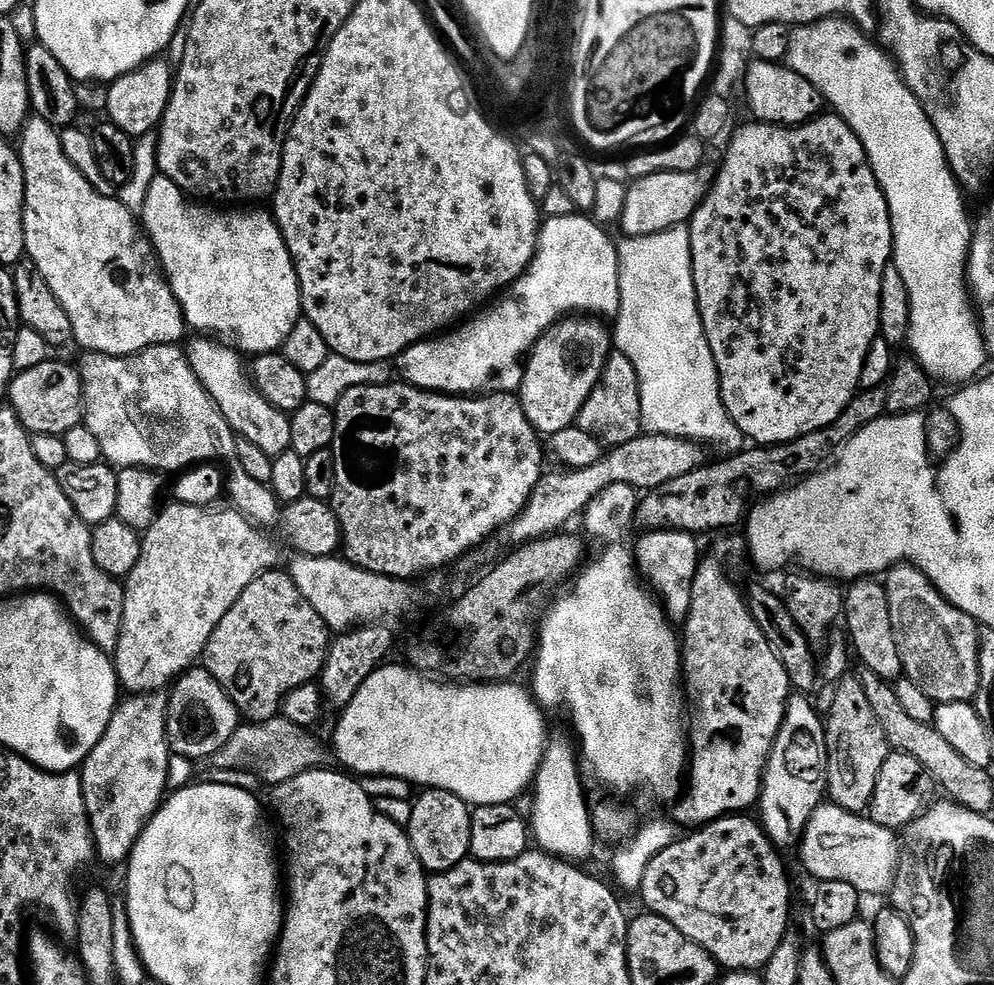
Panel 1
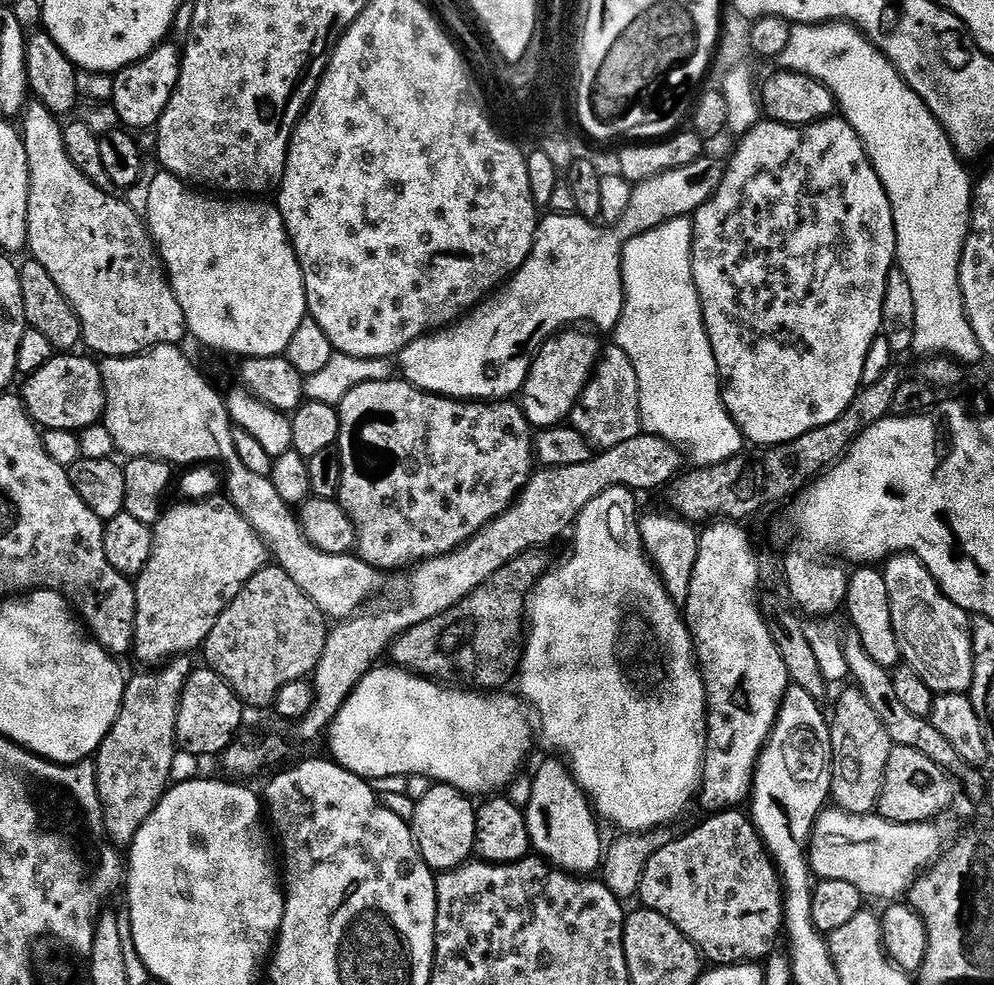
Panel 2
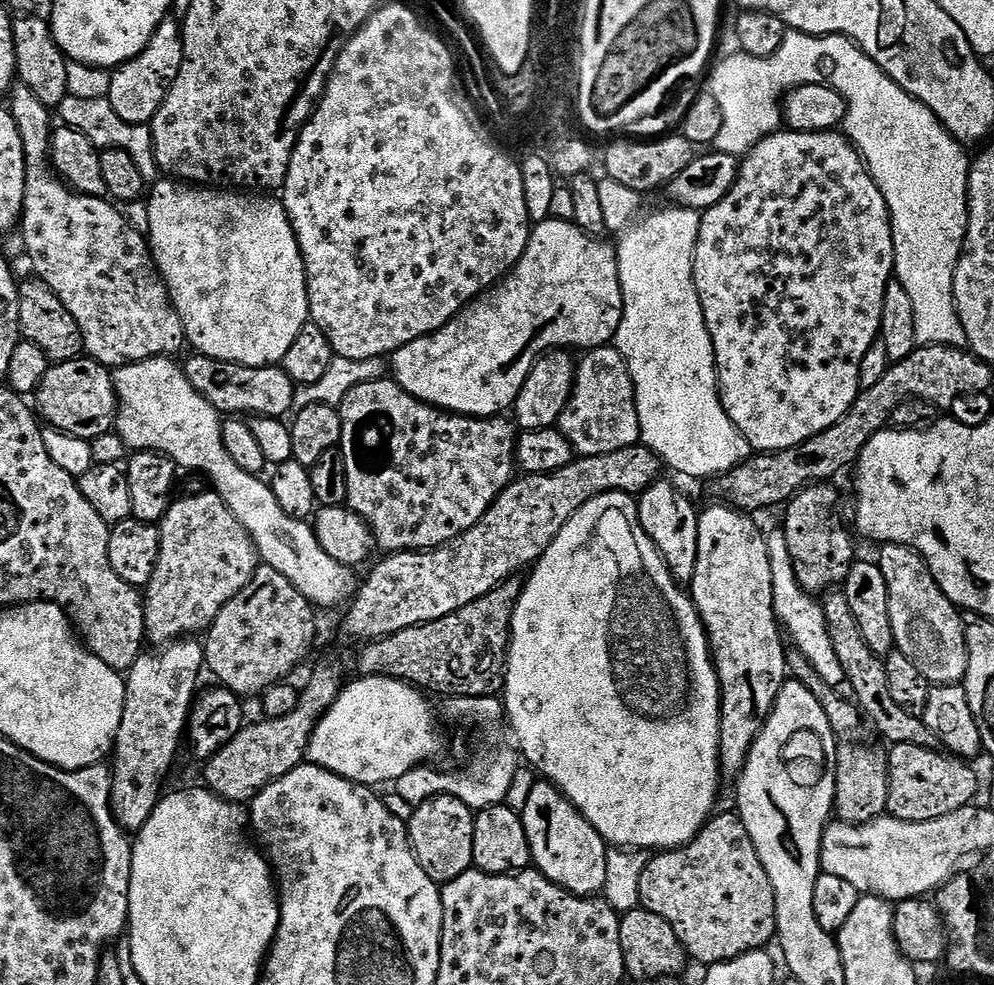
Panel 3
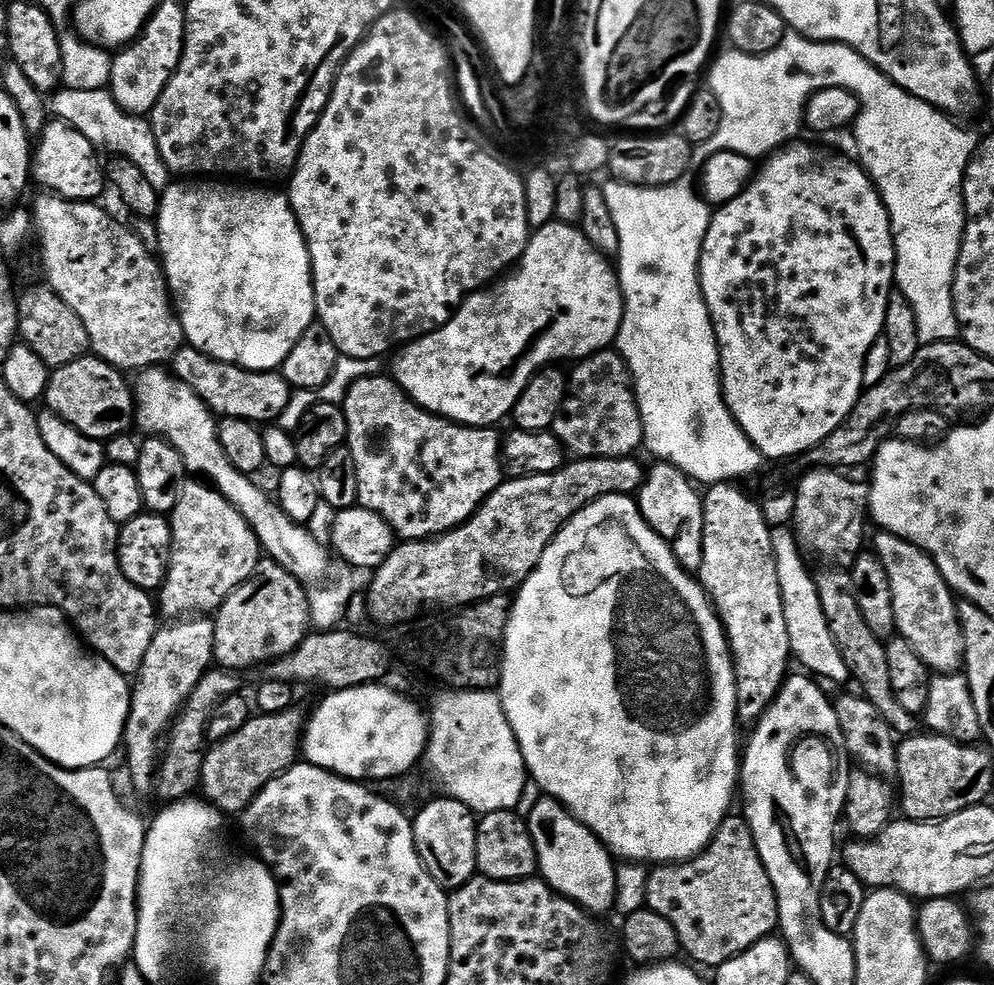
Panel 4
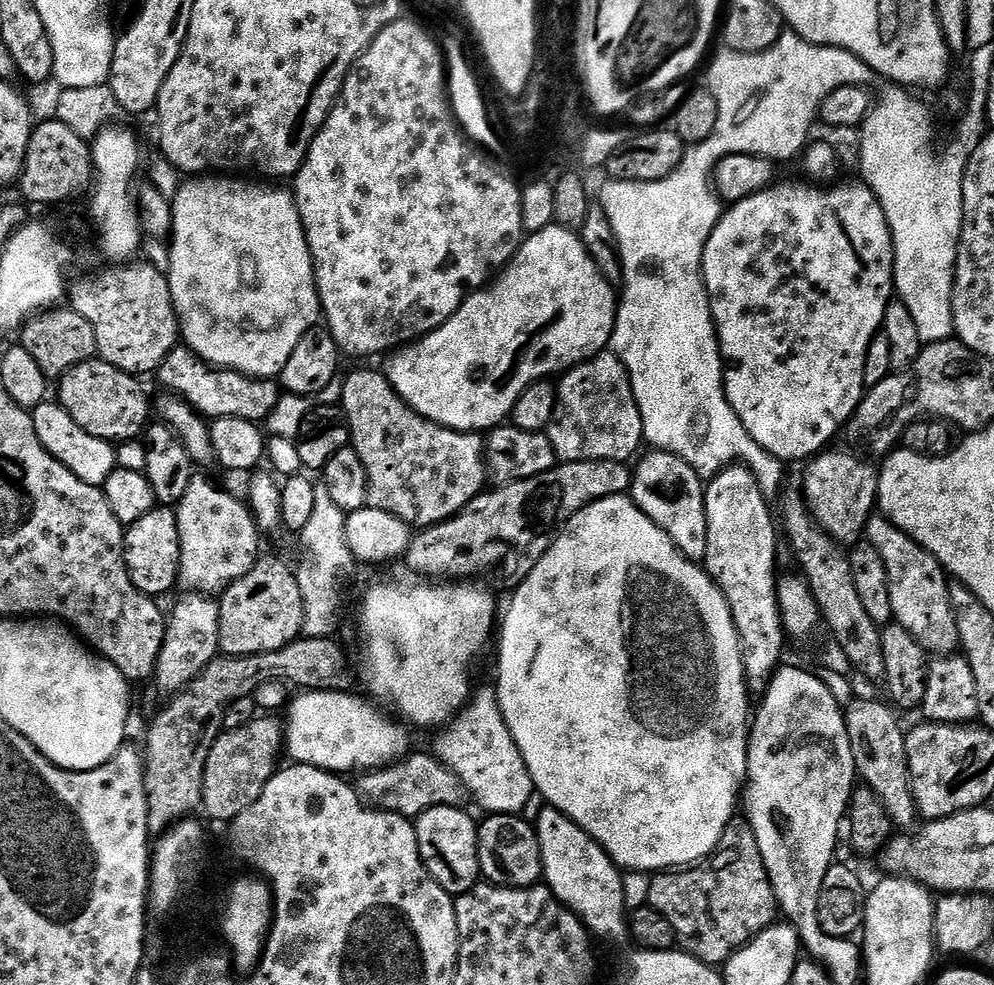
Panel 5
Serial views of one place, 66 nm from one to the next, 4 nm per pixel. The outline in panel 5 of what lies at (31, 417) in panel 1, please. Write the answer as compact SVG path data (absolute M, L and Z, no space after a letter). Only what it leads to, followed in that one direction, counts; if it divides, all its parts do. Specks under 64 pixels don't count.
M93 358L74 366L66 375L60 377L58 381L58 387L60 387L58 402L66 410L66 414L70 414L70 418L74 418L74 422L78 422L78 426L82 426L82 430L86 430L86 434L94 434L94 438L113 442L134 440L147 429L150 423L148 396L144 393L144 388L140 384L143 383L137 377L110 366L104 360Z

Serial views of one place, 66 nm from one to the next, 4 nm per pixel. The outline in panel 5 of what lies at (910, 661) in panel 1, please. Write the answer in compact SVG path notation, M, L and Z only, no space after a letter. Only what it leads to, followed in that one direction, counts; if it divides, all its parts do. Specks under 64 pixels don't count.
M874 514L868 519L866 540L882 554L886 566L886 582L890 584L890 606L892 618L900 624L924 647L929 654L952 654L960 648L958 622L954 622L954 610L950 606L948 585L950 577L944 567L914 538L910 538L894 526L882 514Z

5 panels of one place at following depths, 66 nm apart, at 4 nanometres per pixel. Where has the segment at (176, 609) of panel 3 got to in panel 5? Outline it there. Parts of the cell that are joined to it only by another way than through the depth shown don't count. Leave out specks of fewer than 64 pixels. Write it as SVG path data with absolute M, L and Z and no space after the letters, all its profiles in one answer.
M200 474L193 475L186 494L175 505L180 539L181 589L205 594L223 594L242 574L250 574L262 555L262 533L243 499L223 492Z

